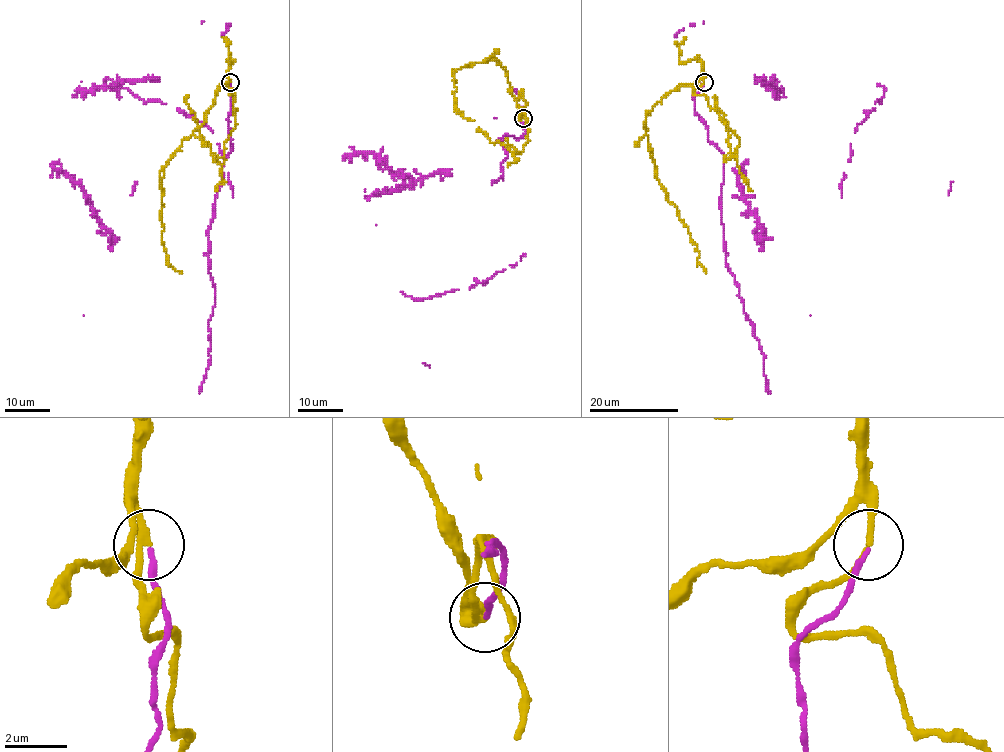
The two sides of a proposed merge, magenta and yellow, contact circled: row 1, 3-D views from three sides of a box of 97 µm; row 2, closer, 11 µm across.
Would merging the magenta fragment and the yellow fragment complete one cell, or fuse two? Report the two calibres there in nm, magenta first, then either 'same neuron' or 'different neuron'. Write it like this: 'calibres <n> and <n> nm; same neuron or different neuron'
calibres 170 and 190 nm; different neuron

